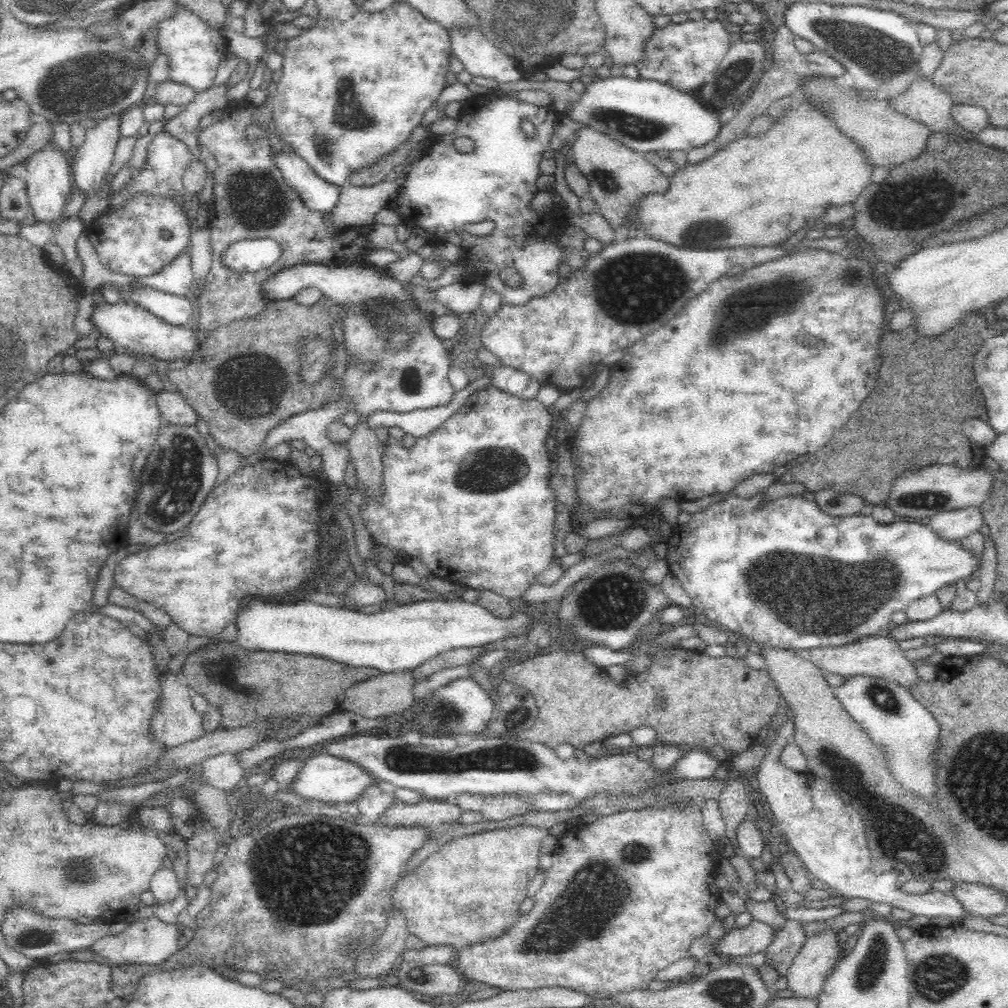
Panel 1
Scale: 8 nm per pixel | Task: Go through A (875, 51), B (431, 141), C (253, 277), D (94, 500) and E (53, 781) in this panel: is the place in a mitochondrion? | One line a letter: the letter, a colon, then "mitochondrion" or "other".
A: mitochondrion
B: other
C: other
D: other
E: other

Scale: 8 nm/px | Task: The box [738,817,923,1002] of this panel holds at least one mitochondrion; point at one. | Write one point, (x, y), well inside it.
(877, 957)

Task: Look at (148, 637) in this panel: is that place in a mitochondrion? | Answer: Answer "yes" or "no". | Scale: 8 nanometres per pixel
no

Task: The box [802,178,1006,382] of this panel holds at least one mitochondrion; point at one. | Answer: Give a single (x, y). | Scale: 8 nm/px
(903, 205)

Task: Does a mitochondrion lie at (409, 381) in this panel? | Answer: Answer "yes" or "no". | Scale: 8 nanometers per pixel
yes

